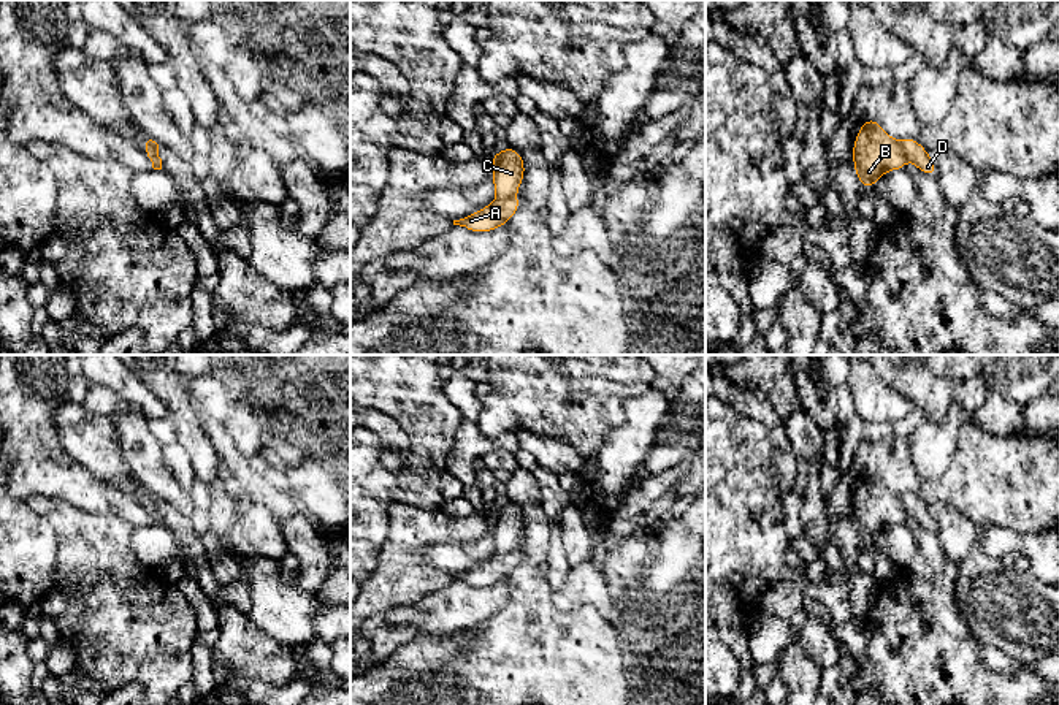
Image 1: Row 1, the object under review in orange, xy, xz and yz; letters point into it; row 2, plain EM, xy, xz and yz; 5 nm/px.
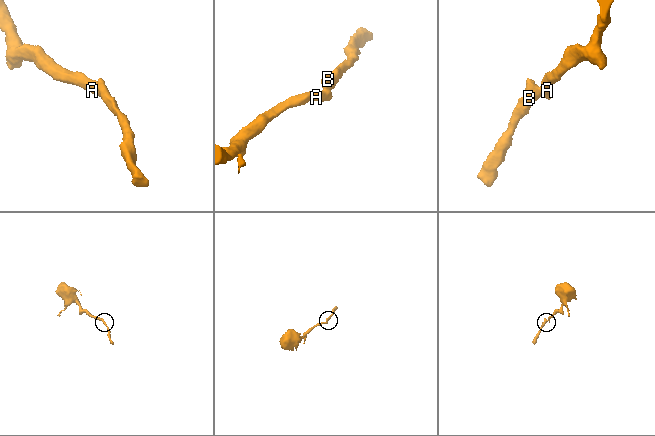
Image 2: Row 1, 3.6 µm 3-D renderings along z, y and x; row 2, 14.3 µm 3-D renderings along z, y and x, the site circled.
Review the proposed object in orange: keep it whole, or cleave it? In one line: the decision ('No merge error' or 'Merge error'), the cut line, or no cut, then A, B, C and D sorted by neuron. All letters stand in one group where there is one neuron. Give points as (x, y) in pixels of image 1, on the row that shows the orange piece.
Merge error. Split along yz (899, 141), (906, 157). Groups: A D / B C

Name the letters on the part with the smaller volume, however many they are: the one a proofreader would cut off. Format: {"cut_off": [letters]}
{"cut_off": ["B", "C"]}

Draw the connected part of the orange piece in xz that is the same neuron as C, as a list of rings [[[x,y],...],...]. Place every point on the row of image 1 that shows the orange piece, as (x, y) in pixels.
[[[506,147],[491,158],[493,187],[499,198],[514,196],[525,177],[525,163],[518,151]]]

